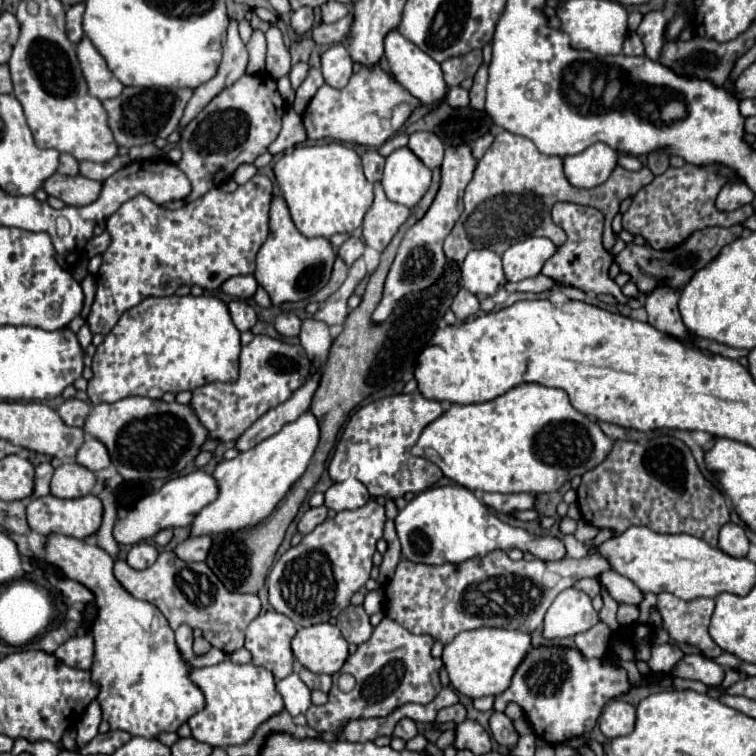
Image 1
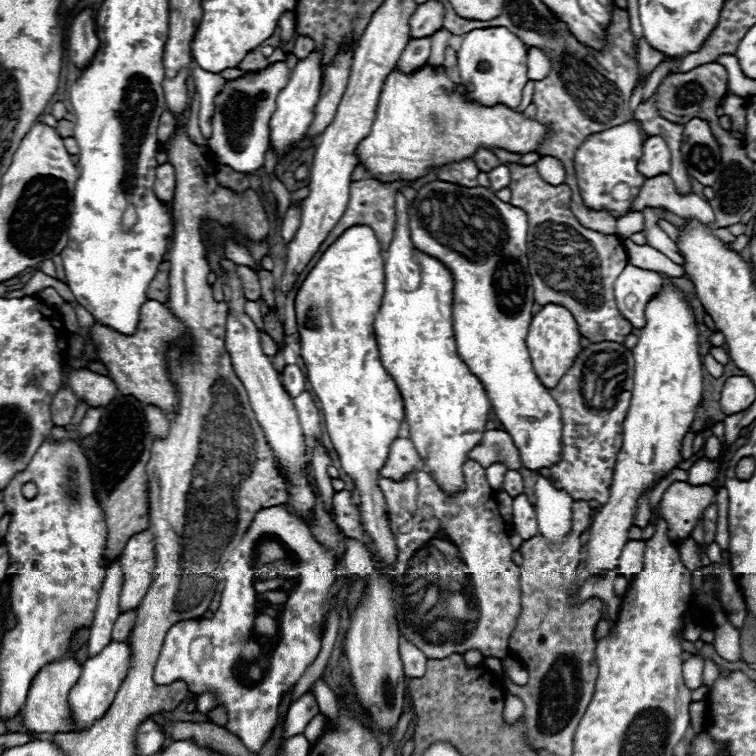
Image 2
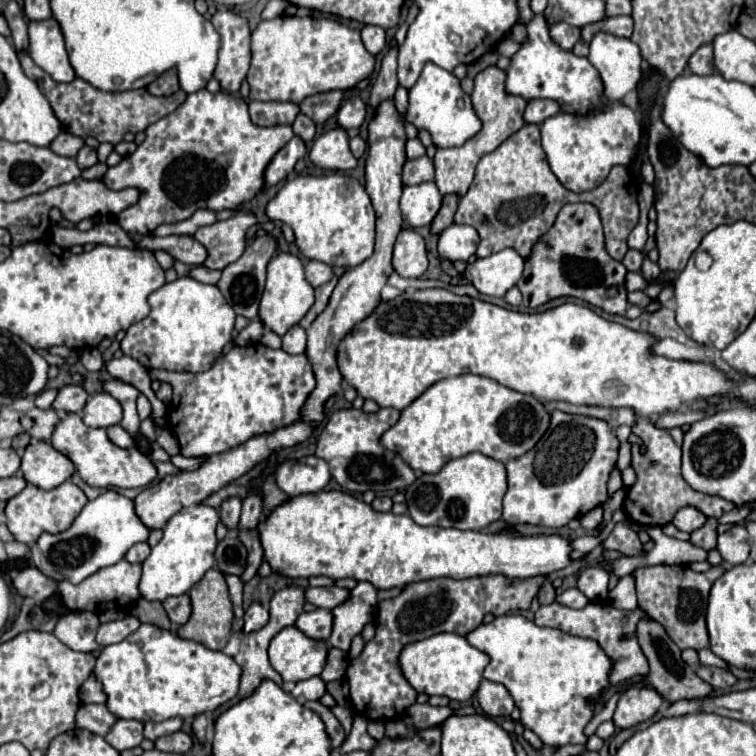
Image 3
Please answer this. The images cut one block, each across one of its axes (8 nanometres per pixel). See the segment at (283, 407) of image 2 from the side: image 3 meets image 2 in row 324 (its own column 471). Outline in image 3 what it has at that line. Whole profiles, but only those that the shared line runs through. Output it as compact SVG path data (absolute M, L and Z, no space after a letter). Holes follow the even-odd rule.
M452 224L440 234L438 252L442 260L450 260L450 262L464 260L466 262L476 252L478 242L480 242L480 236L476 228L466 226L466 224L462 226Z

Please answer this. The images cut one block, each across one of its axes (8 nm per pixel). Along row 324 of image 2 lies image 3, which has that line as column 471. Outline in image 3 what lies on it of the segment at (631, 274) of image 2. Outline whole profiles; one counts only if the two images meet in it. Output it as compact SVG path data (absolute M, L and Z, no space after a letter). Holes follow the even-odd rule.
M498 616L490 624L478 626L474 632L466 634L468 642L490 656L490 664L484 670L484 678L498 682L508 688L510 696L520 710L520 722L524 728L532 730L546 746L562 748L566 744L586 744L584 728L594 716L594 706L602 700L602 692L610 686L608 676L612 670L612 660L600 648L596 640L566 634L558 628L540 628L524 616Z

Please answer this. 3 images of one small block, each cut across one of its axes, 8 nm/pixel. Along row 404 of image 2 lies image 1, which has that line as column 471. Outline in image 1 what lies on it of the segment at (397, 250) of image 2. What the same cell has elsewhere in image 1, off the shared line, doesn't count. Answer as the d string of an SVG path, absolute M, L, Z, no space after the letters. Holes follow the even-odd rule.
M520 384L512 390L508 390L506 394L490 400L490 402L484 402L484 404L452 404L450 410L444 412L444 416L440 416L438 420L434 420L432 424L428 424L428 428L424 428L416 448L412 452L416 452L416 456L424 456L426 460L432 460L442 472L446 478L454 480L456 484L472 490L472 492L502 492L502 494L508 494L508 492L526 492L526 494L544 494L544 492L554 492L558 490L564 482L572 480L574 476L582 476L584 472L596 468L596 464L600 464L604 460L604 456L608 456L608 452L612 450L612 440L600 430L600 426L590 420L588 416L584 416L582 412L578 412L570 400L568 400L568 394L560 388L548 388L548 386L542 386L542 384Z

